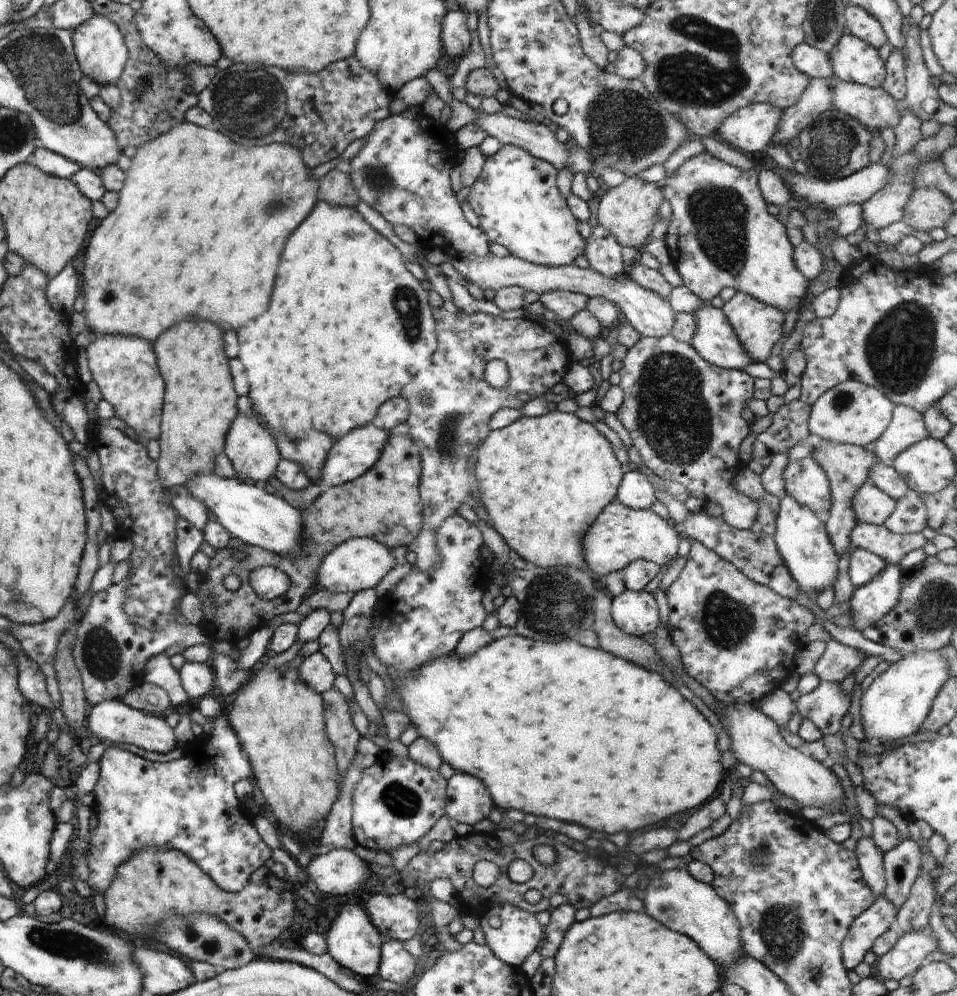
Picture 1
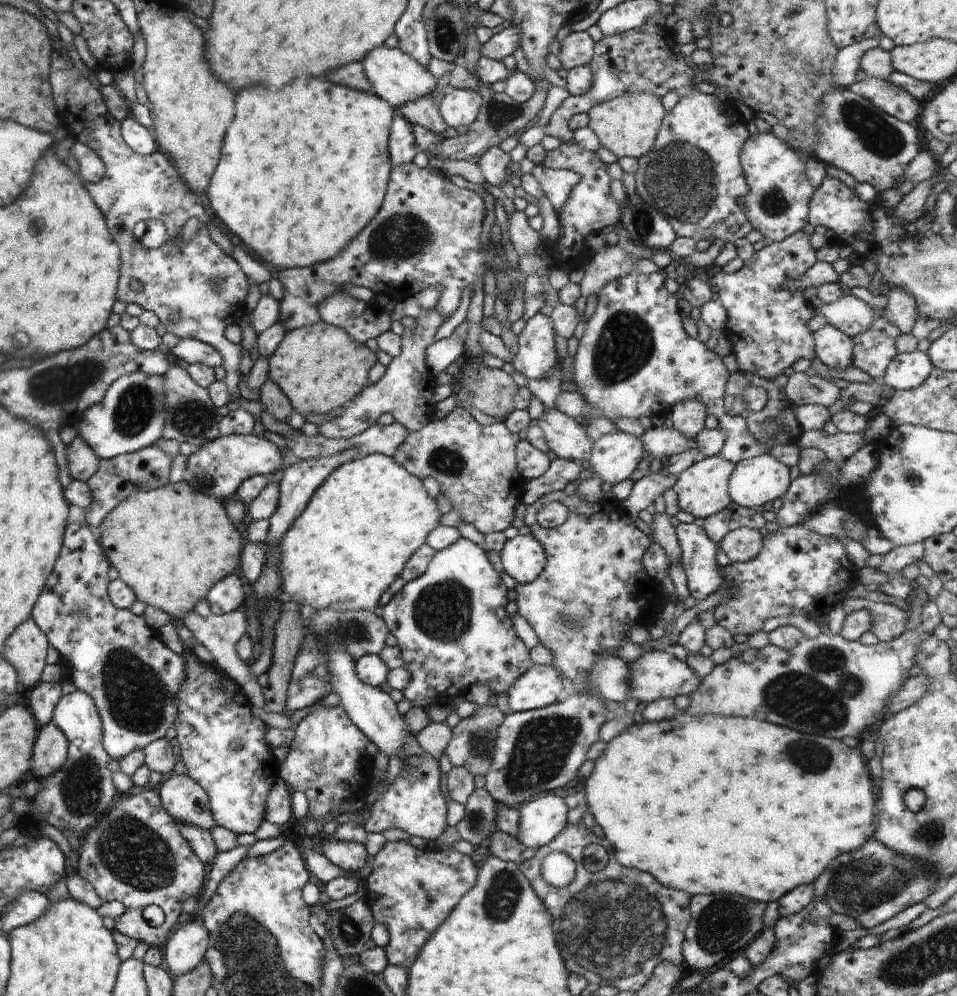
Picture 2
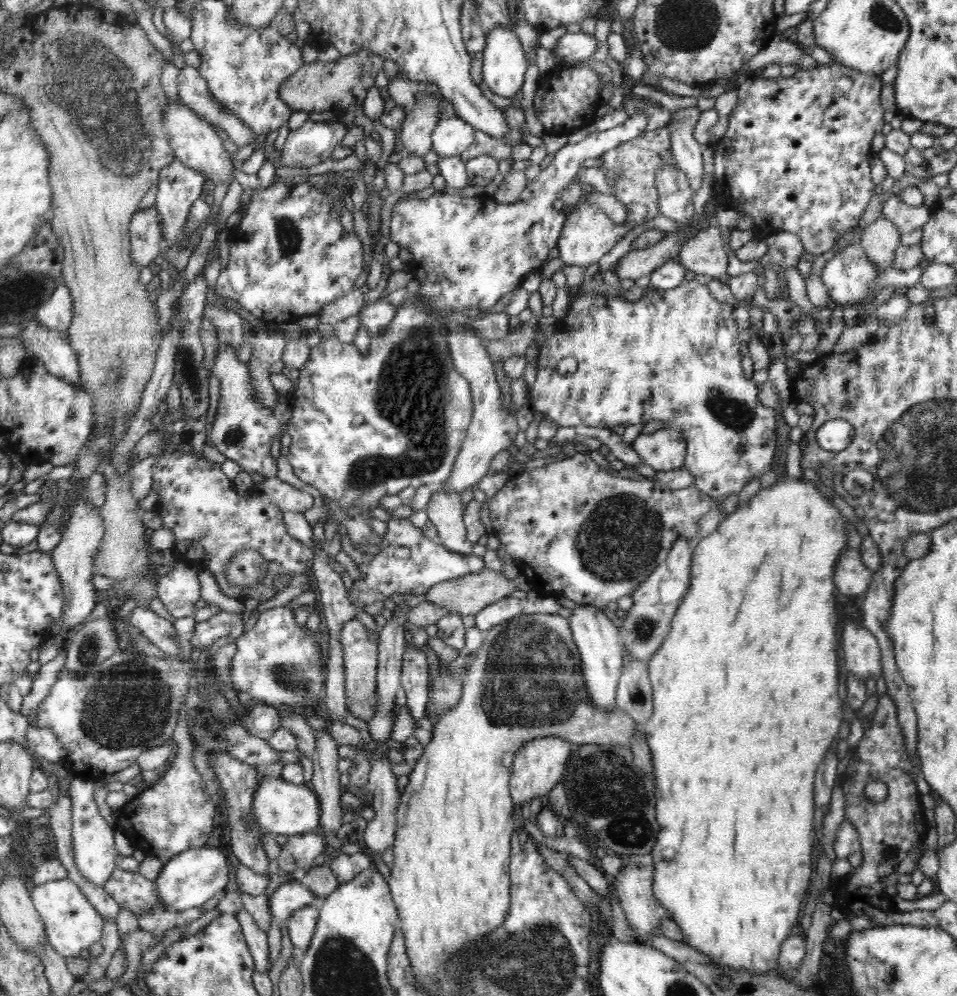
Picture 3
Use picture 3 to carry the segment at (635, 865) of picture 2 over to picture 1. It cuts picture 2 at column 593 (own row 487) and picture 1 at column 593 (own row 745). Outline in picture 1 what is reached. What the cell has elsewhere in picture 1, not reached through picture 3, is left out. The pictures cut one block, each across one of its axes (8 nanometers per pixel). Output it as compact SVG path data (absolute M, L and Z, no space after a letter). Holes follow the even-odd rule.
M512 634L504 638L493 639L490 644L472 652L470 656L460 658L456 652L448 656L430 660L414 670L414 674L406 676L400 682L393 682L397 698L404 706L404 714L417 728L418 736L433 744L443 762L449 764L456 772L465 772L475 777L486 786L495 807L504 808L510 813L516 810L548 816L554 820L578 824L596 832L618 834L618 832L636 832L650 828L662 820L668 820L674 814L688 812L692 808L704 805L716 794L720 782L727 774L720 764L722 753L718 748L718 731L696 709L690 701L666 679L657 672L650 672L643 666L624 660L619 656L612 656L601 648L588 648L574 639L560 642L536 641L520 635Z

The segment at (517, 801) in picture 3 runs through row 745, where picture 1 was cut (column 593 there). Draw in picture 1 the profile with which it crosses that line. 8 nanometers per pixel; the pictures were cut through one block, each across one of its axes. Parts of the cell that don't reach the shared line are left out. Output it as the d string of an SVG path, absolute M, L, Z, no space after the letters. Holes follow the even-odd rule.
M612 501L593 521L582 540L582 556L588 569L603 579L610 572L620 572L634 560L648 560L666 567L677 556L681 532L671 521L662 520L650 510L634 510Z

